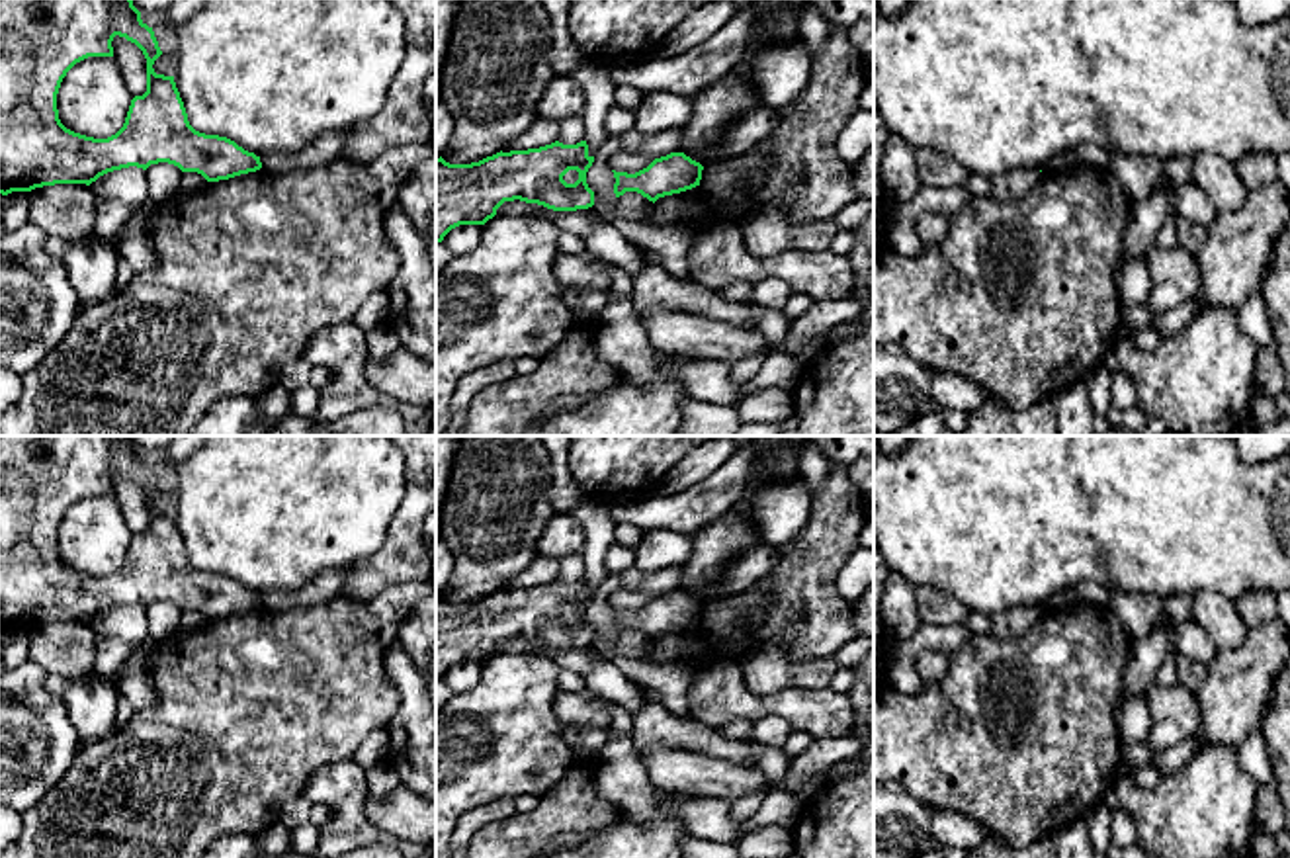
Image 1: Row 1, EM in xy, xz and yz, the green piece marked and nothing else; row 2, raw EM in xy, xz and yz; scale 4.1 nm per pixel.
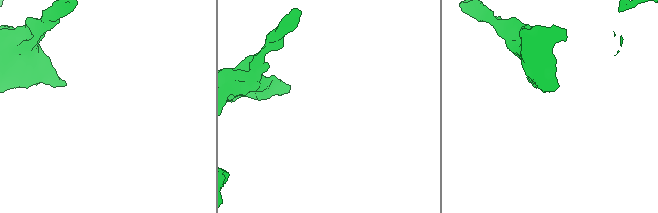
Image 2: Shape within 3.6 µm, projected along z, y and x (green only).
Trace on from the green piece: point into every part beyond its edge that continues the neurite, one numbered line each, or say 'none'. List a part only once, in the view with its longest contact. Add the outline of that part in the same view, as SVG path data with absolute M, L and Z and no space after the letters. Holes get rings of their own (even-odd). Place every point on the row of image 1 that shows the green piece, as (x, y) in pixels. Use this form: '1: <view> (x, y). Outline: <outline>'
none

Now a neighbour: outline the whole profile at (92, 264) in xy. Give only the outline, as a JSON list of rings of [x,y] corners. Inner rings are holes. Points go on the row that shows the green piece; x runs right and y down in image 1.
[[[92,235],[90,238],[70,242],[63,264],[80,309],[117,295],[121,268],[109,238]]]

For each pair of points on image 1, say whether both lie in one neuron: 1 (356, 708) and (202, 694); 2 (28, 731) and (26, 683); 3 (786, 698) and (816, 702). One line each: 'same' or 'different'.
1: same
2: different
3: same

